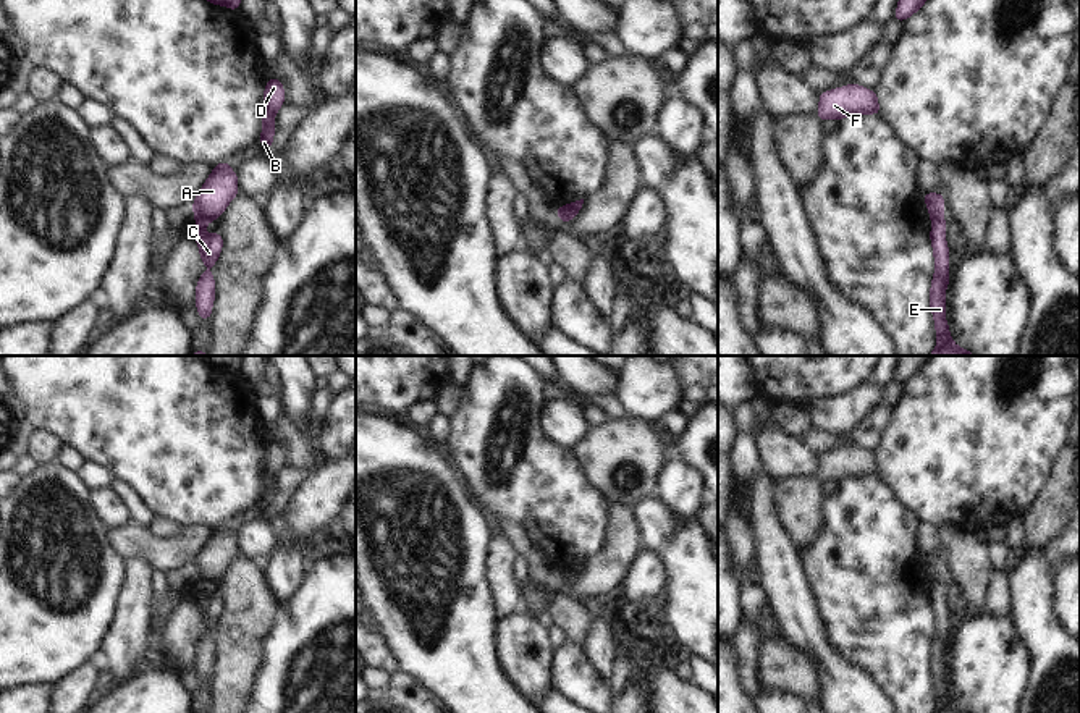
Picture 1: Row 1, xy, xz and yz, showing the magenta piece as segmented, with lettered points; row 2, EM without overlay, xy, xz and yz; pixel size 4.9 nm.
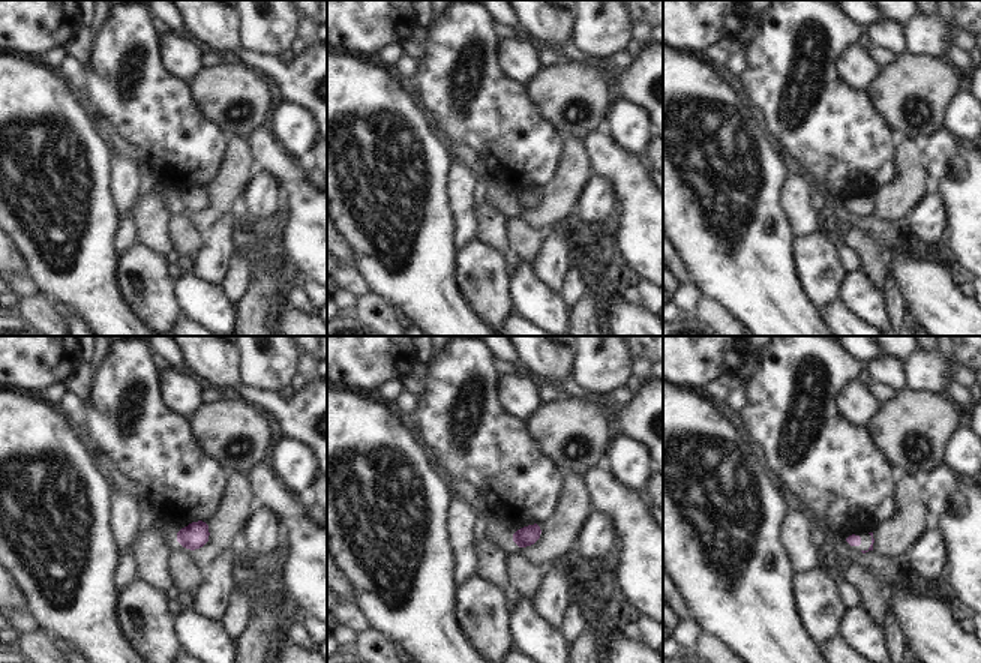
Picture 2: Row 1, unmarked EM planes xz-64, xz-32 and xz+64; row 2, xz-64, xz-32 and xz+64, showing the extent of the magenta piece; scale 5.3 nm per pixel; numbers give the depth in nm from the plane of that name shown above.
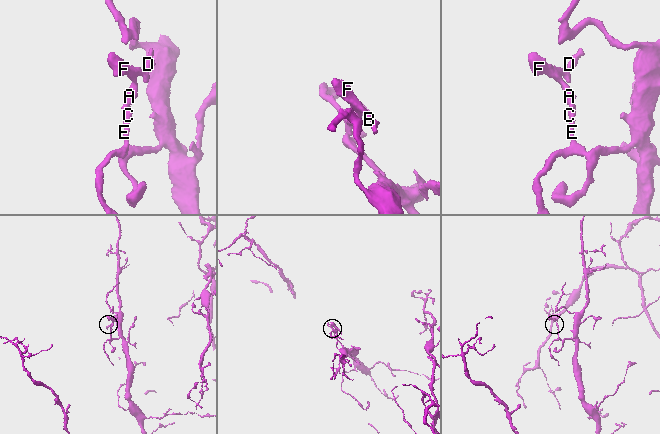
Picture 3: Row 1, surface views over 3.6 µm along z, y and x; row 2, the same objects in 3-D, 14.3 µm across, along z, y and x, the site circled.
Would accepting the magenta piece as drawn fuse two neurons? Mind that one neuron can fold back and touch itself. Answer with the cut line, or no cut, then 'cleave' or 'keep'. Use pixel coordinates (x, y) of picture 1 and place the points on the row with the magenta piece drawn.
cut in xy along (196, 215), (210, 220); cleave

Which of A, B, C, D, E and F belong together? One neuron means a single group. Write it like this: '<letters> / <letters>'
A B D F / C E

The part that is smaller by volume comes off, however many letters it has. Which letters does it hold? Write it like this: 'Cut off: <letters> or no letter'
Cut off: A, B, D, F

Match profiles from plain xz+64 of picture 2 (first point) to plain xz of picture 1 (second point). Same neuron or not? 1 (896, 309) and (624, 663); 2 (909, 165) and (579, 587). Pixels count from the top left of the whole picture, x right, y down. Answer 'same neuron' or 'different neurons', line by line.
1: different neurons
2: same neuron

